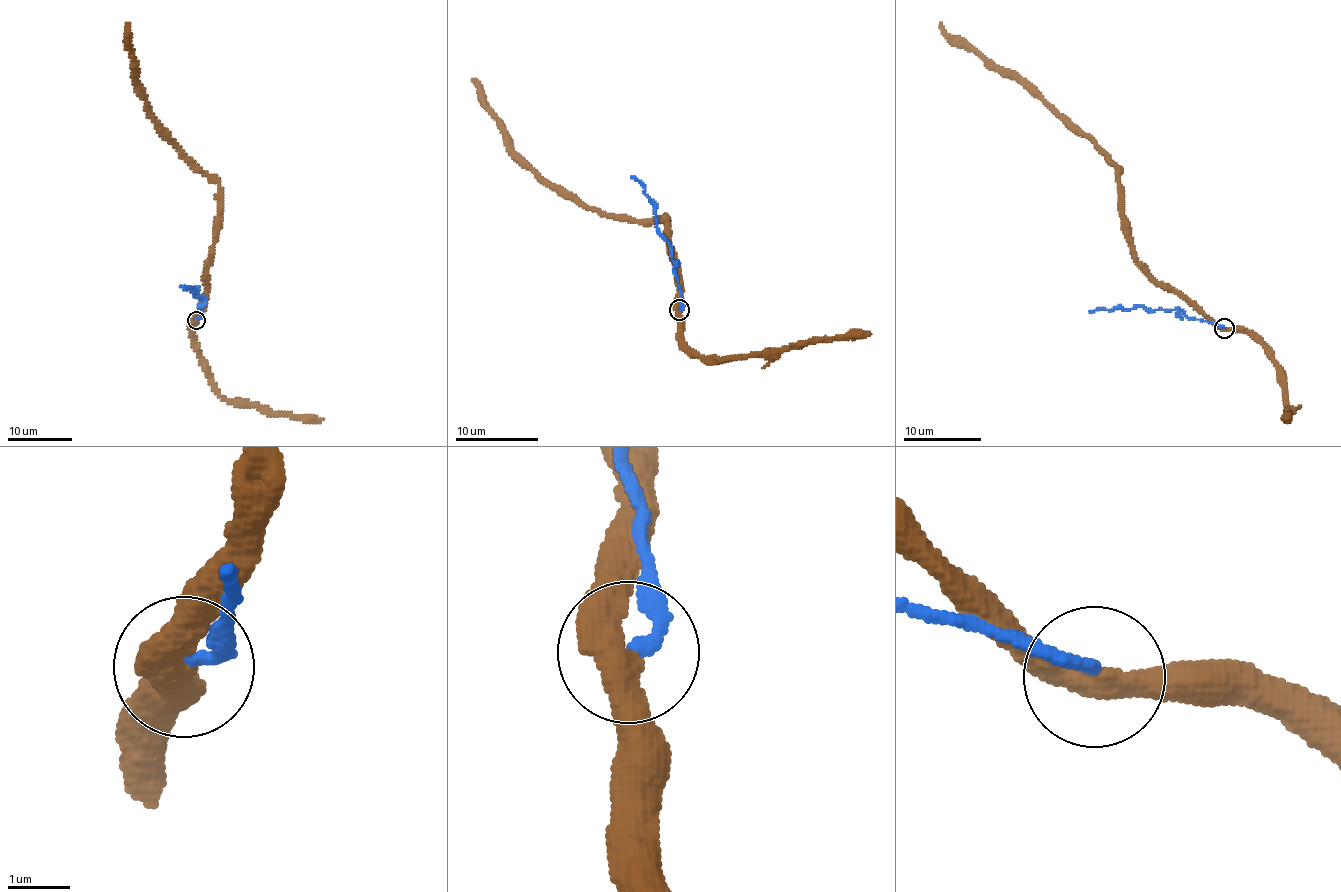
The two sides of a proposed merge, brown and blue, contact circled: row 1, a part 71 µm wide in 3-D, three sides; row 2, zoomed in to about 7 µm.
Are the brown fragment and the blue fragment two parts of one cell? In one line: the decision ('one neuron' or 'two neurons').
two neurons

